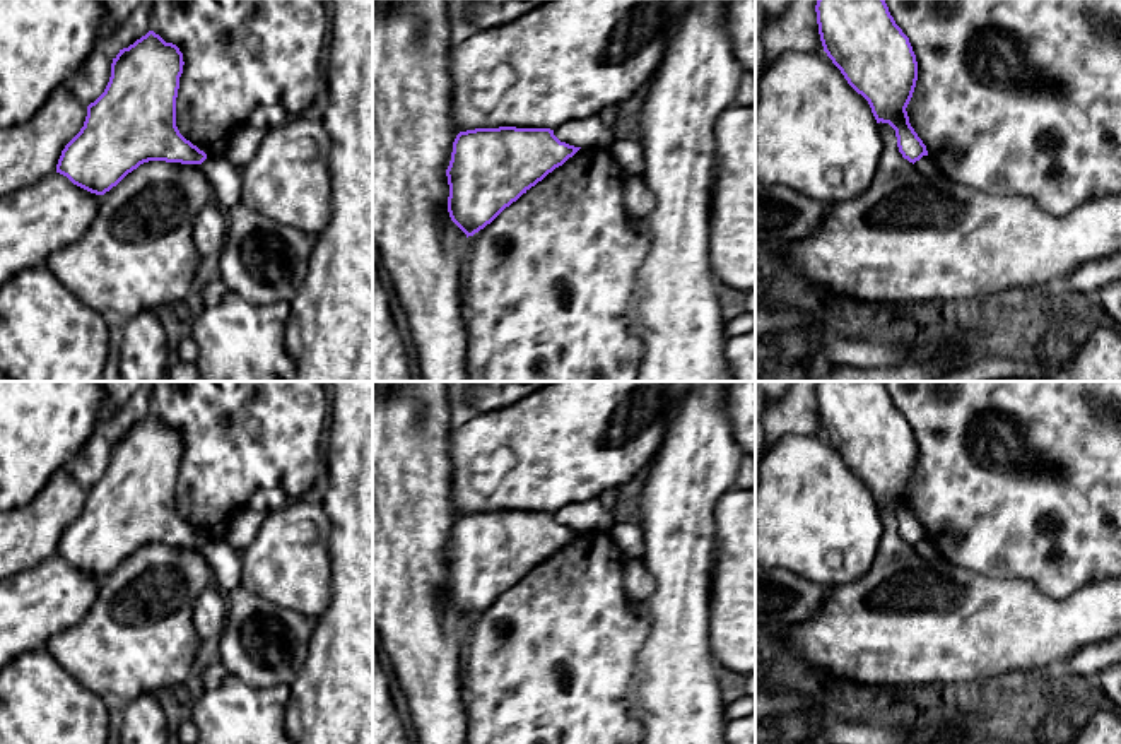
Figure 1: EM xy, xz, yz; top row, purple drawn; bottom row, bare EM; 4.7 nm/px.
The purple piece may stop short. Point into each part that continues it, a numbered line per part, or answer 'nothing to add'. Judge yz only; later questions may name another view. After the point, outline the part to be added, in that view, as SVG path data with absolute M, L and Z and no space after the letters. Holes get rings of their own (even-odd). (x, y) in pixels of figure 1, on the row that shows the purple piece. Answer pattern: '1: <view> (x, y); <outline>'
nothing to add

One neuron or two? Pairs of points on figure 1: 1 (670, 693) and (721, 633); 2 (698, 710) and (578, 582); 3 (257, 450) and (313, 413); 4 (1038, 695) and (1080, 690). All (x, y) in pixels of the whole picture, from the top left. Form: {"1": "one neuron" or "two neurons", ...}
{"1": "two neurons", "2": "two neurons", "3": "one neuron", "4": "one neuron"}

